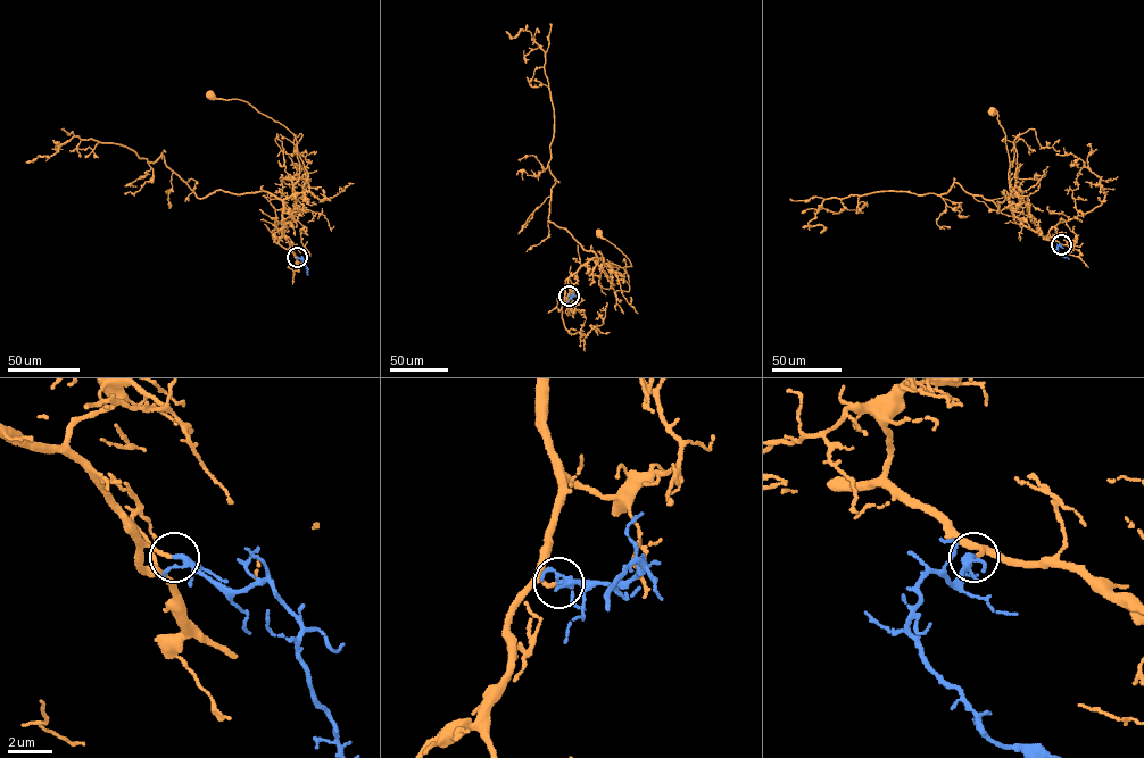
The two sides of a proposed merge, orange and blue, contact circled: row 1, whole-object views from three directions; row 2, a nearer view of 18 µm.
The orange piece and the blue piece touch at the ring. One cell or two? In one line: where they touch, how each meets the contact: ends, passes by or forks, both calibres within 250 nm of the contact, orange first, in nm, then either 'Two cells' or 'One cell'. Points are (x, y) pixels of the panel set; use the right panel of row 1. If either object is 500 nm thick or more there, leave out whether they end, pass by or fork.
Place: (1061, 244). At the ring orange ends. At the ring blue forks. Thickness 170 nm (orange) against 190 nm. One cell

